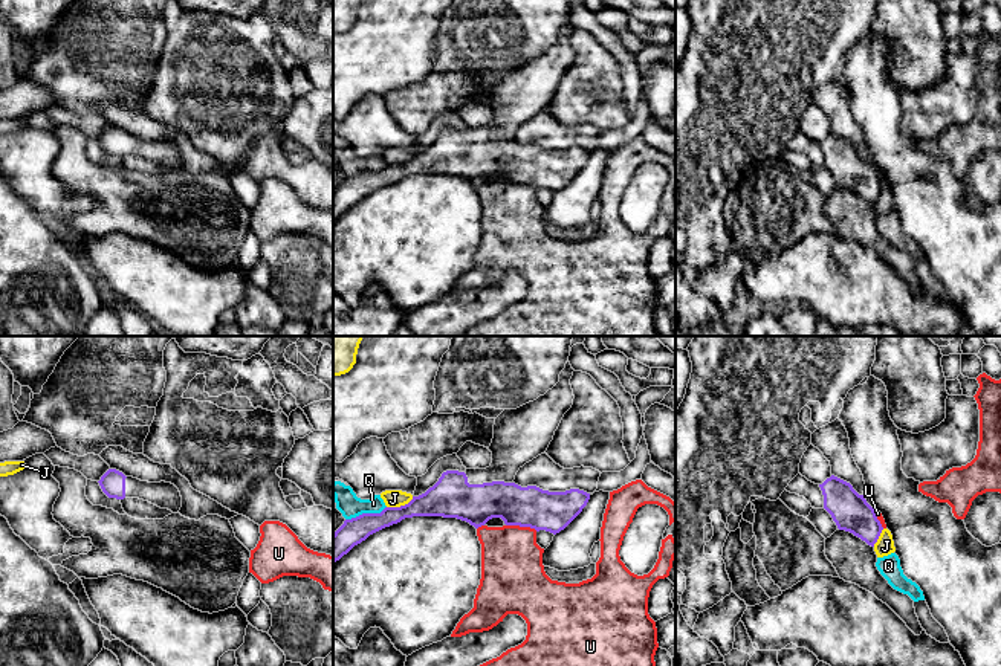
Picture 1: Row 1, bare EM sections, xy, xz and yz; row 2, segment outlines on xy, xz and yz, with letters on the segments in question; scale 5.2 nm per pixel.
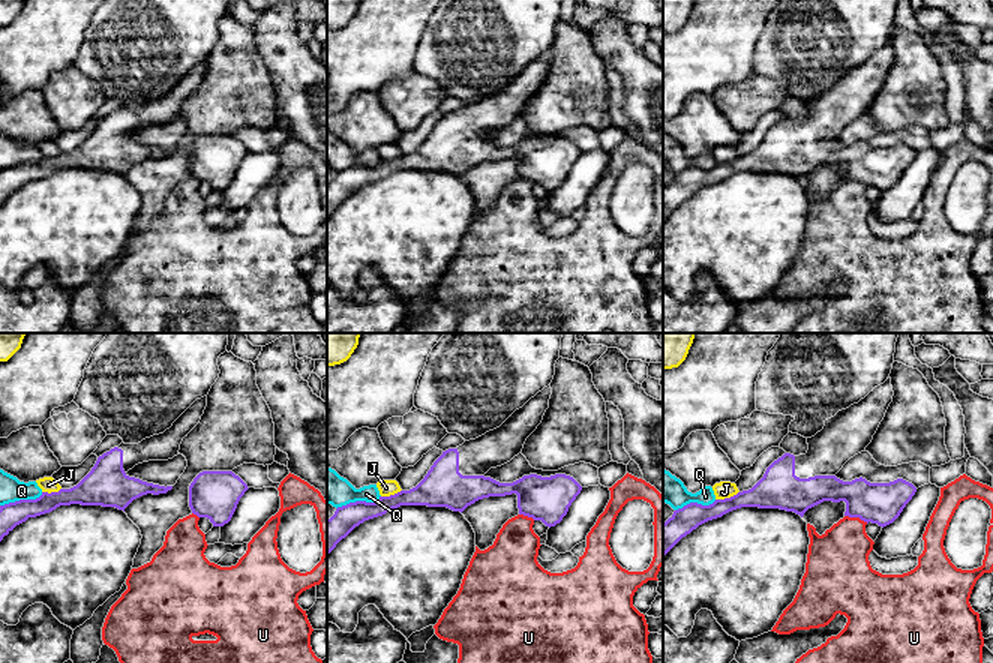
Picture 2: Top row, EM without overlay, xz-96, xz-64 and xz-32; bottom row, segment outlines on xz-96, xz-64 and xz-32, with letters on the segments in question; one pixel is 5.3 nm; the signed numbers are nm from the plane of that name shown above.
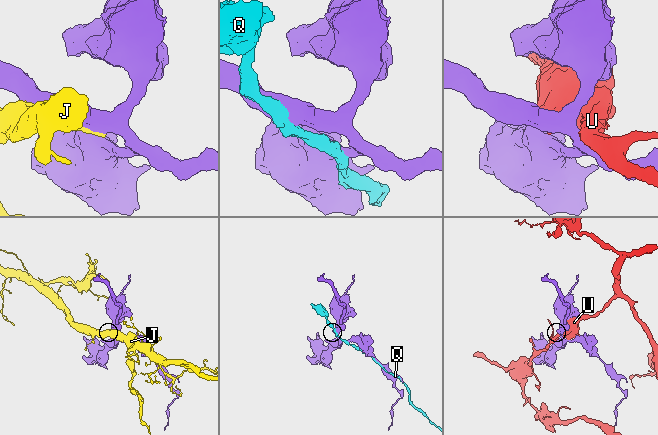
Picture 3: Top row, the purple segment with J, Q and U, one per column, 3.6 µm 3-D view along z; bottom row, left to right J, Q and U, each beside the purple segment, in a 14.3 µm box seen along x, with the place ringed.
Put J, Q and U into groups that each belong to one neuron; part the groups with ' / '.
J / Q / U

